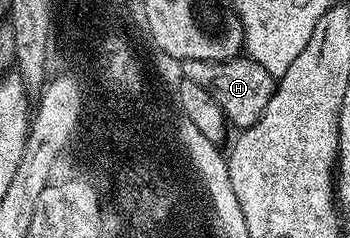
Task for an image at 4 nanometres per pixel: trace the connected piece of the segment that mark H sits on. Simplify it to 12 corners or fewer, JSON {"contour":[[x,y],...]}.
{"contour":[[245,55],[185,60],[200,85],[238,130],[258,121],[277,82]]}

